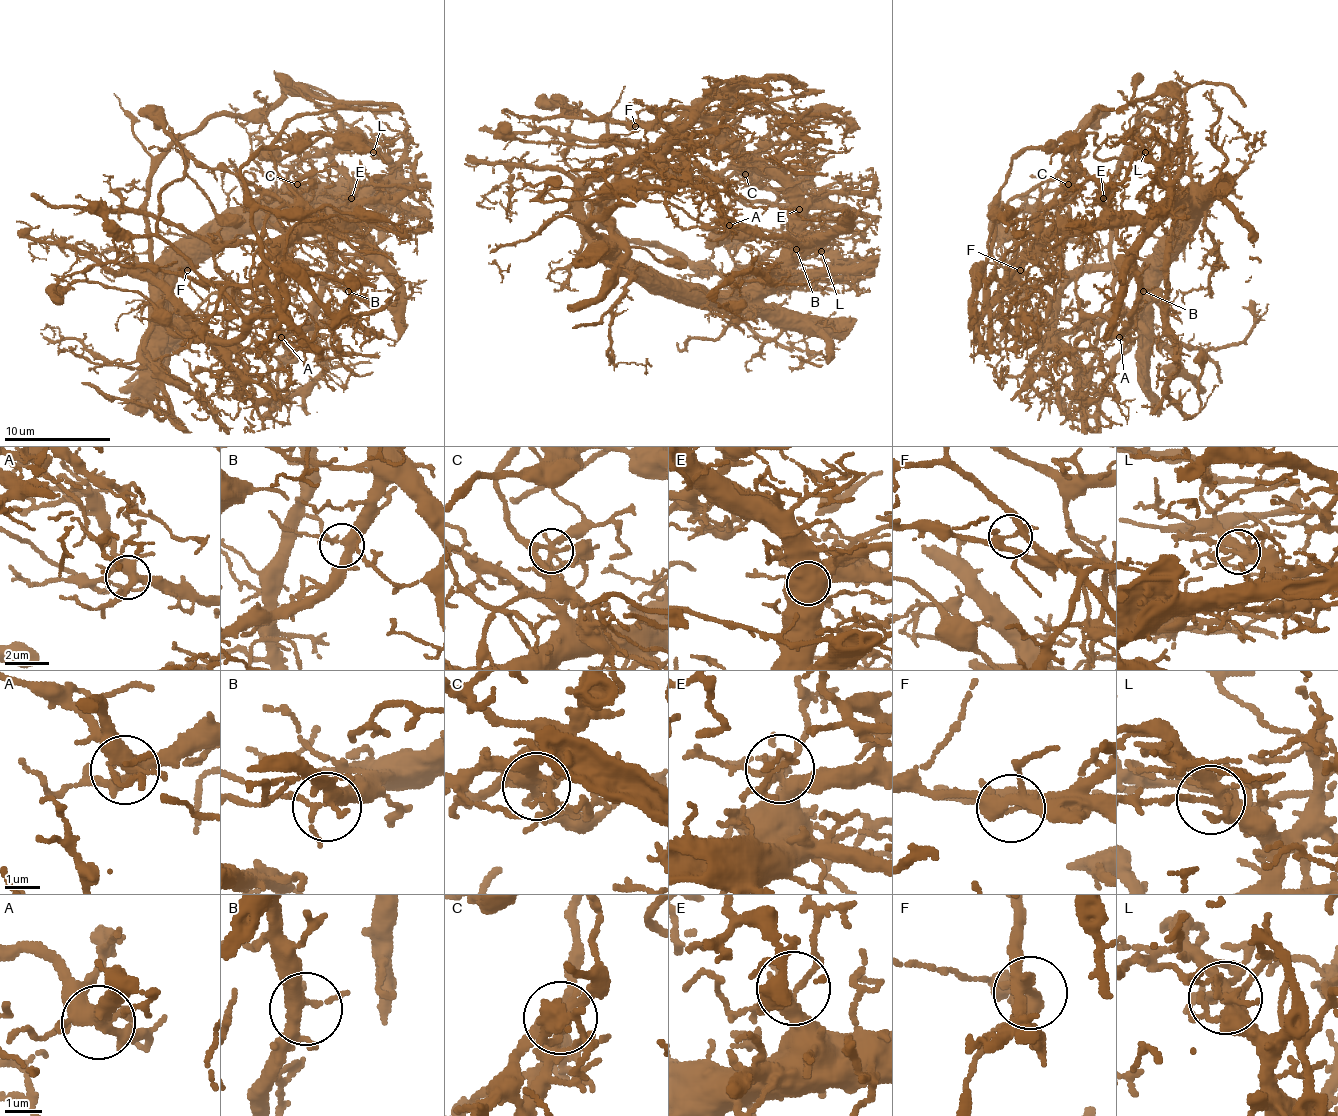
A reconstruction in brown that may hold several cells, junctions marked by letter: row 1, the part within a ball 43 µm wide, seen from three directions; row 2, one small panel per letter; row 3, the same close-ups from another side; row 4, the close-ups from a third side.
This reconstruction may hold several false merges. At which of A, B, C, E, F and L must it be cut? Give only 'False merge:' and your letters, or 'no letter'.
False merge: C, F

